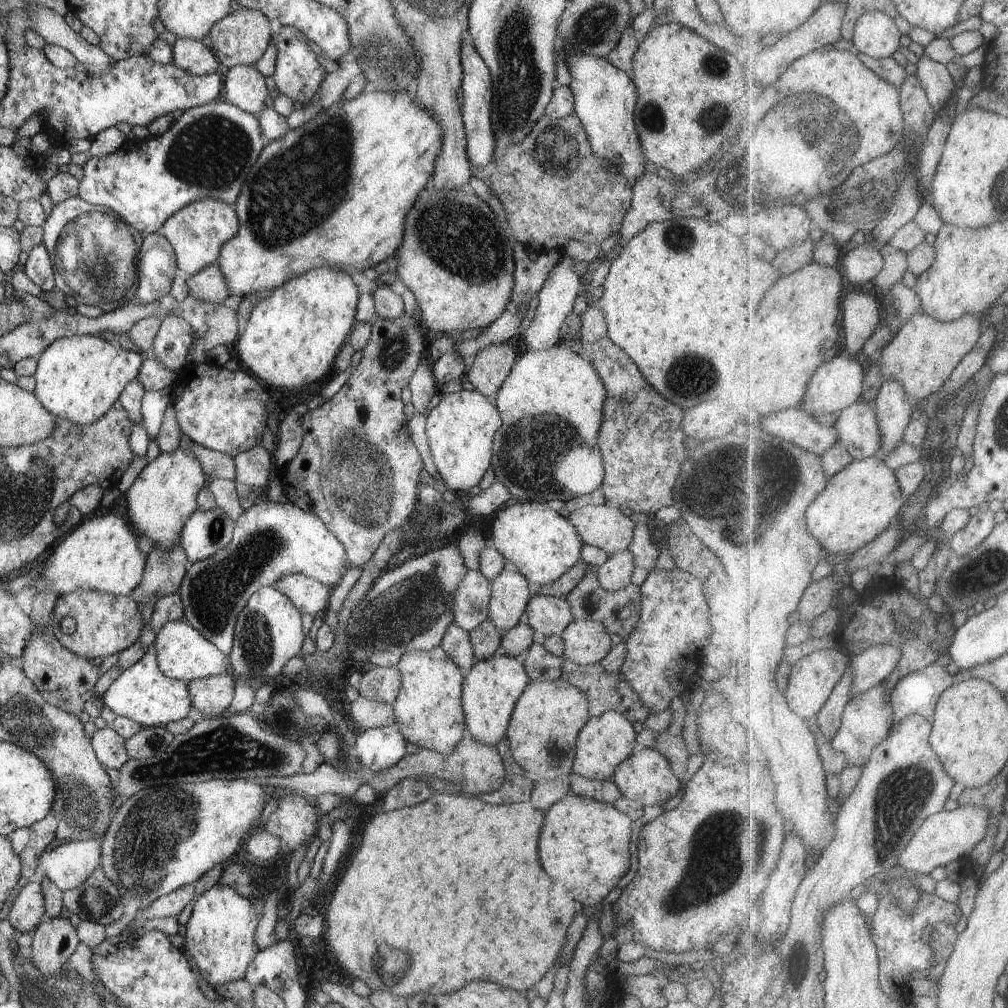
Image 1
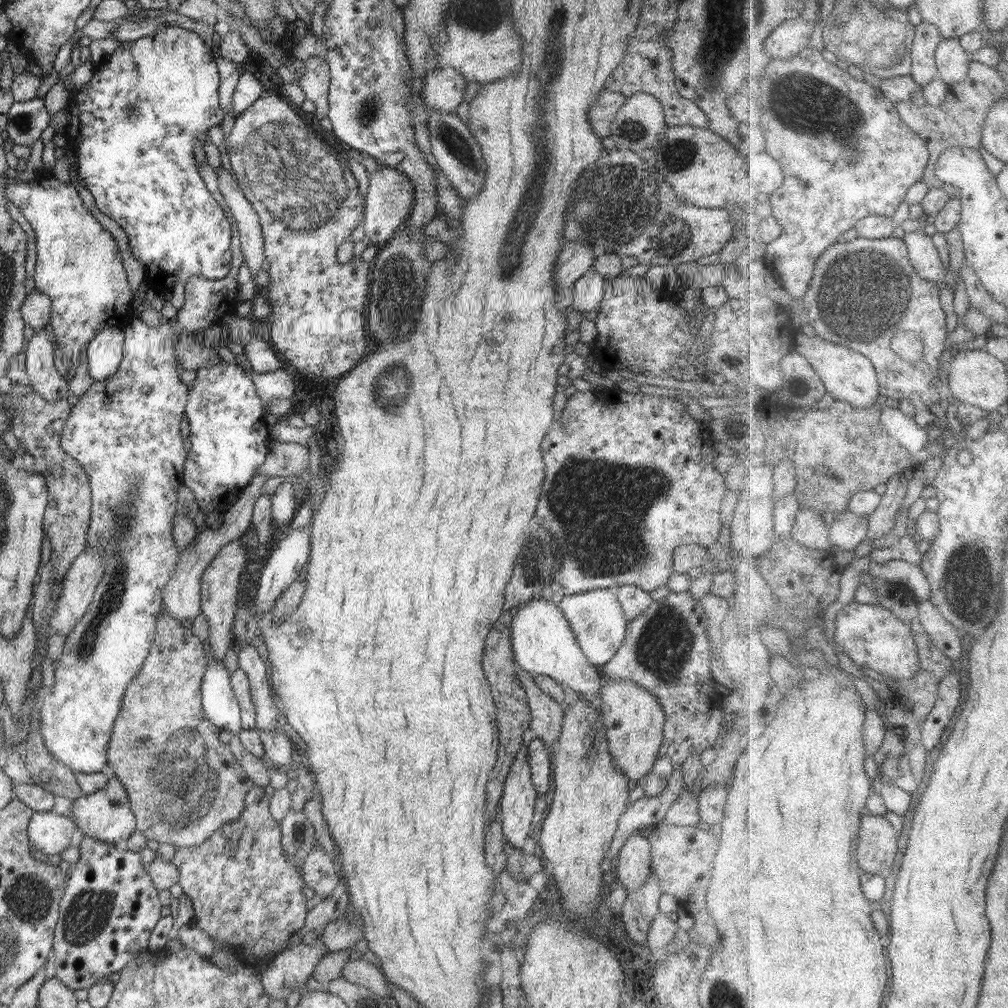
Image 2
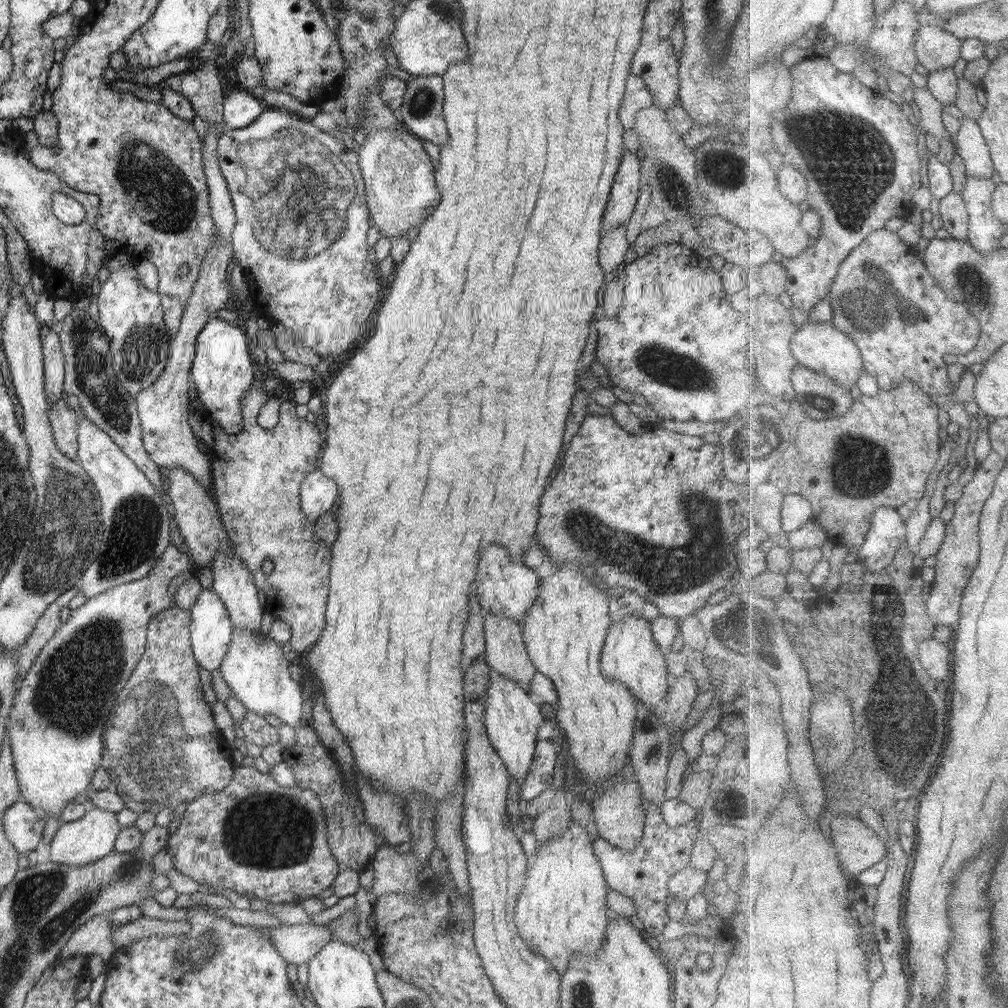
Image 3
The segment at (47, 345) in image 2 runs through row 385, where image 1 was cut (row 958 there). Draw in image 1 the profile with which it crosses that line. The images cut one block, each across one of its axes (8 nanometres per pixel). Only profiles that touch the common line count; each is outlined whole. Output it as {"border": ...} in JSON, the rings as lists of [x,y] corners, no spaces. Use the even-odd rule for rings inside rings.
{"border":[[[61,916],[41,921],[33,932],[30,946],[32,953],[29,959],[40,970],[40,974],[49,979],[49,983],[45,983],[47,987],[54,979],[56,970],[60,970],[74,954],[78,944],[80,940],[77,936],[77,928],[68,918]]]}

